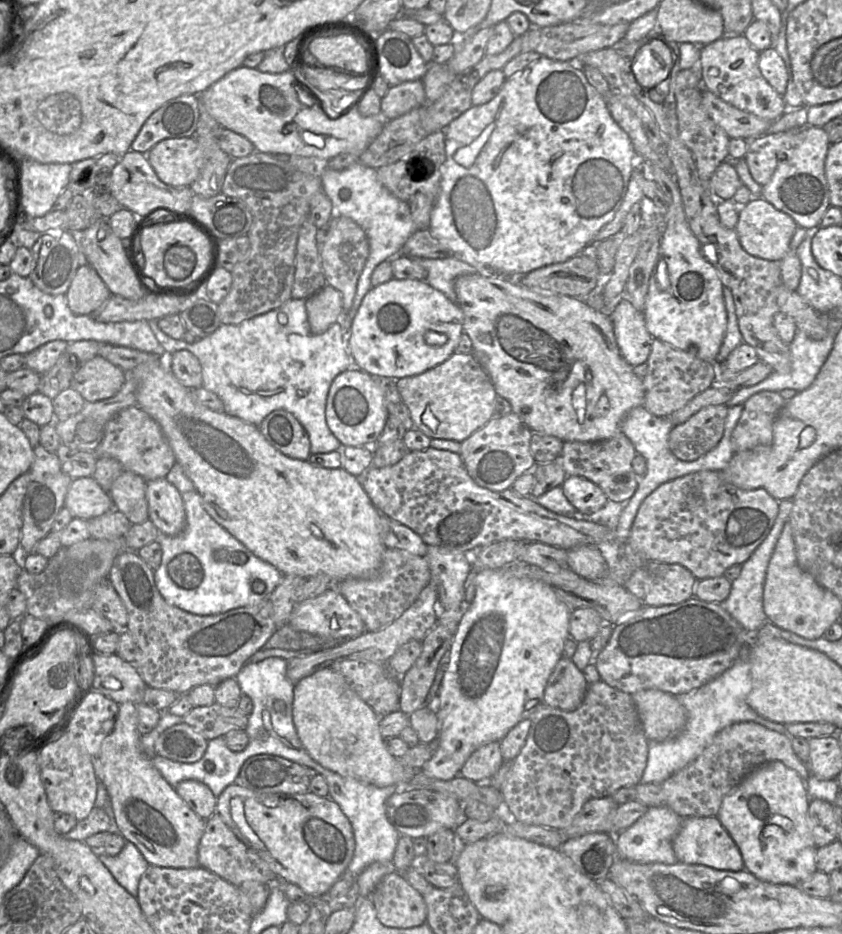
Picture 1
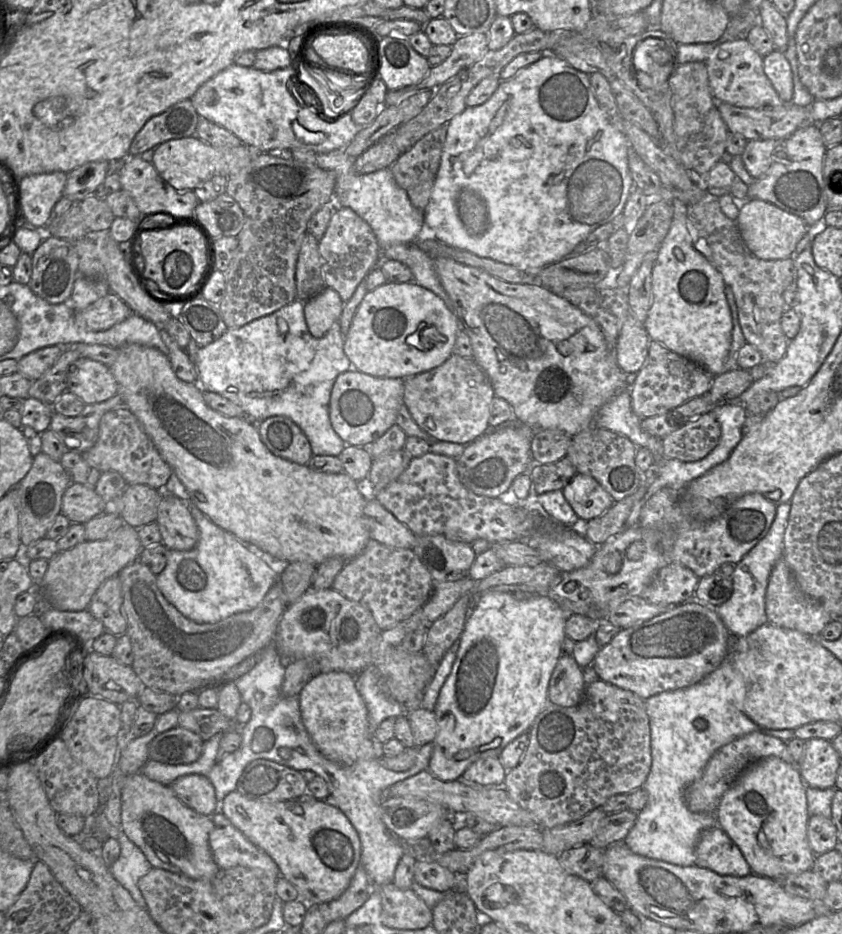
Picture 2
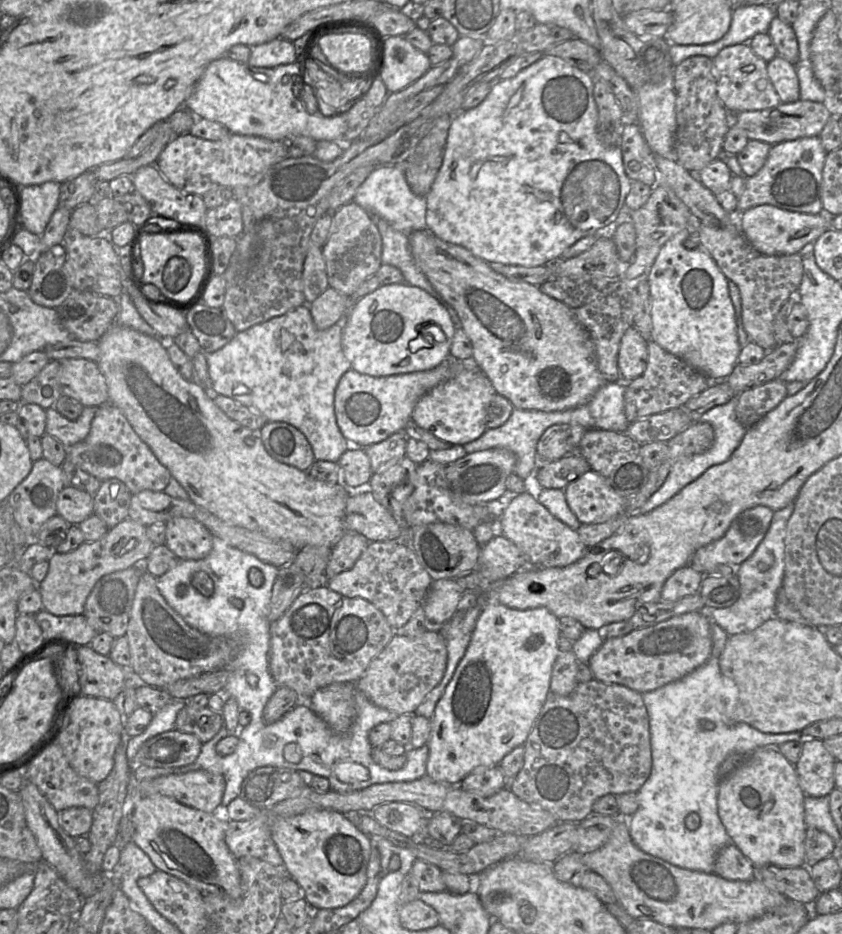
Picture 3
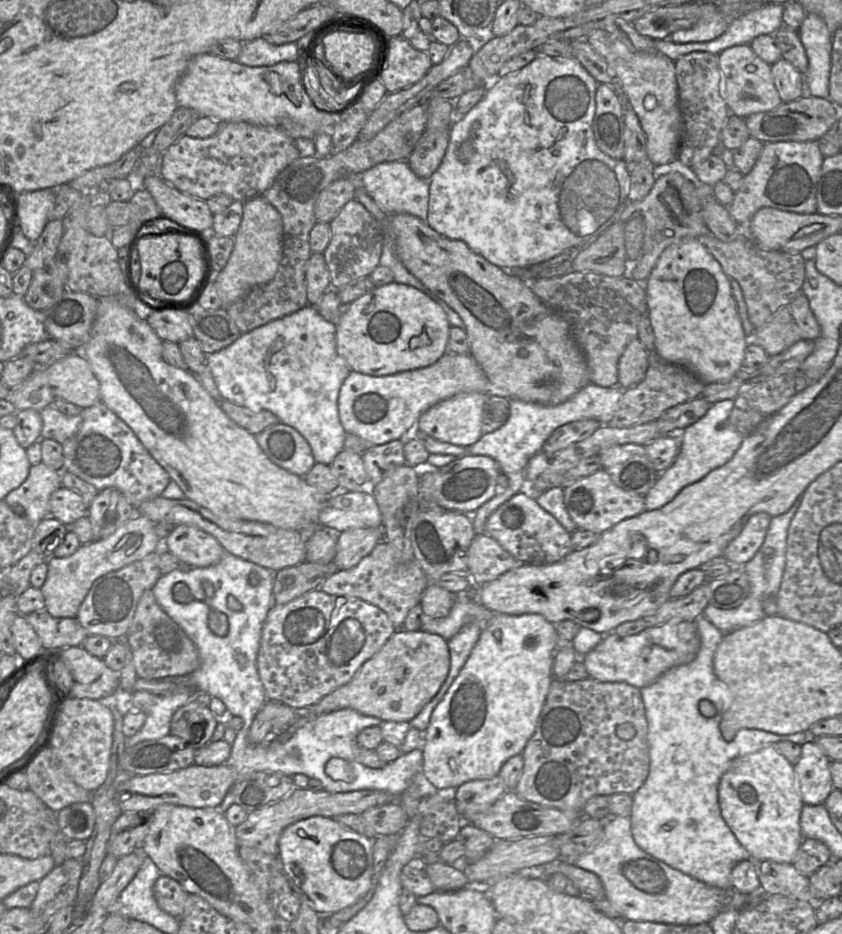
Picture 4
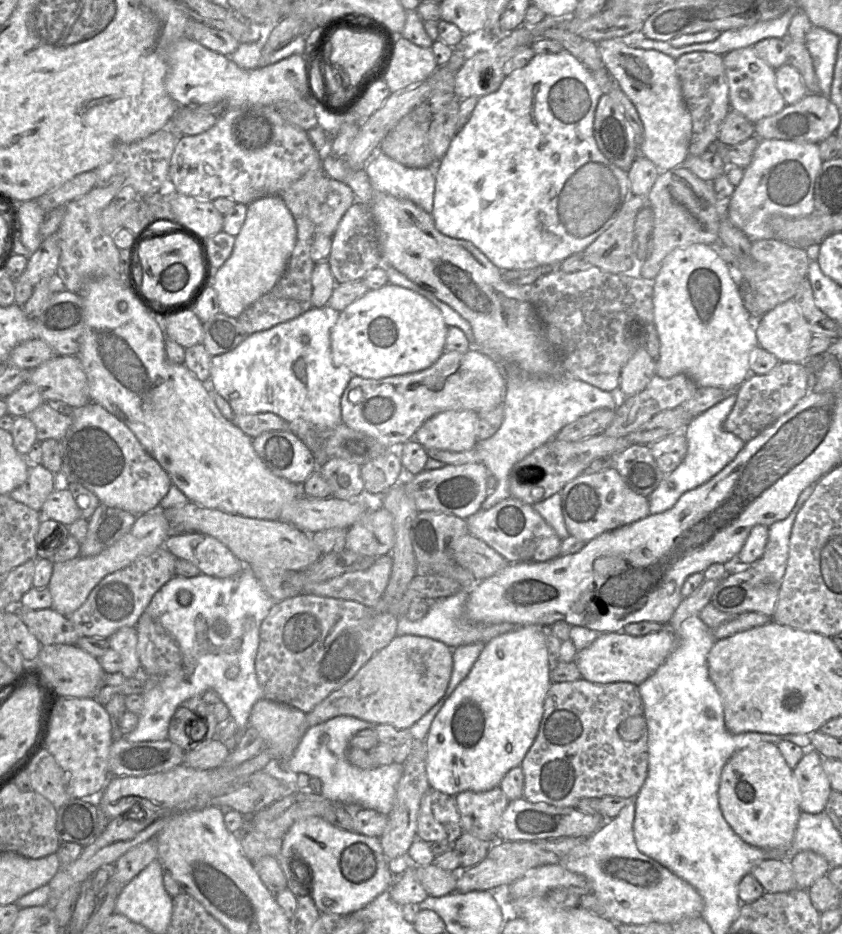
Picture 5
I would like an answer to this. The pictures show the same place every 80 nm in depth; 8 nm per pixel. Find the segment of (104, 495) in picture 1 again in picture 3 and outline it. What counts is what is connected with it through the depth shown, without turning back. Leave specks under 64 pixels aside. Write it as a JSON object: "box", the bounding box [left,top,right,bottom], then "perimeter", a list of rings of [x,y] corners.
{"box":[56,486,93,525],"perimeter":[[[65,486],[58,495],[56,512],[70,525],[78,525],[93,514],[93,498],[83,490]]]}

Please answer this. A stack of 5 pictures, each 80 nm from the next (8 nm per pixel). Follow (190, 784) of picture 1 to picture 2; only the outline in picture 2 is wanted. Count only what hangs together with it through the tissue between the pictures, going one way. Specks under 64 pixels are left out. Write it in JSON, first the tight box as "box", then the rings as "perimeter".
{"box":[170,775,218,817],"perimeter":[[[185,775],[176,779],[170,787],[185,805],[197,813],[211,817],[218,811],[215,788],[206,776]]]}

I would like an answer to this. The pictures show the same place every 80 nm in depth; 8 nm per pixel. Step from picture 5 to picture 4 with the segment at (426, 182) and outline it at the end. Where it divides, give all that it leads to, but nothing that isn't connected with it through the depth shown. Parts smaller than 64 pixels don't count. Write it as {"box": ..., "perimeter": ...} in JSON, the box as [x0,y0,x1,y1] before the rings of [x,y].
{"box":[361,161,429,222],"perimeter":[[[407,161],[383,162],[364,171],[361,176],[364,189],[386,214],[406,213],[427,222],[429,180],[416,176]]]}

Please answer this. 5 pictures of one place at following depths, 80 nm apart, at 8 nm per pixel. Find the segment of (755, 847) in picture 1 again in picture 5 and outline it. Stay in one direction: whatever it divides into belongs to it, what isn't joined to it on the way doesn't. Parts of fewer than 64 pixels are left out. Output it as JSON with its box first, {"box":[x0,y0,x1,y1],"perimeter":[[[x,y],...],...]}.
{"box":[718,744,801,853],"perimeter":[[[762,744],[735,753],[724,766],[718,790],[722,815],[733,831],[747,844],[763,849],[788,853],[801,814],[800,800],[792,787],[793,769],[786,763],[776,744]]]}

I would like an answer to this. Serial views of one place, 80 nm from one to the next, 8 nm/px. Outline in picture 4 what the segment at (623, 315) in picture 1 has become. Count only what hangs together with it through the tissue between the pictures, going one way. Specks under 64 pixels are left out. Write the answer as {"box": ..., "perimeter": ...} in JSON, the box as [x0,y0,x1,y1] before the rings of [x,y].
{"box":[618,338,649,389],"perimeter":[[[639,338],[633,339],[623,351],[618,362],[618,383],[622,389],[641,383],[649,367],[649,352]]]}

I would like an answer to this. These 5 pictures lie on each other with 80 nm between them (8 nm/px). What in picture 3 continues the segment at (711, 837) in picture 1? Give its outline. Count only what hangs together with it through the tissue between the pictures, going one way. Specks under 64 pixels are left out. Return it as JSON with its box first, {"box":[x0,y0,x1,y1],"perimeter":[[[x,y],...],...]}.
{"box":[713,843,756,881],"perimeter":[[[730,843],[718,853],[713,873],[726,880],[750,881],[756,878],[756,870],[738,847]]]}

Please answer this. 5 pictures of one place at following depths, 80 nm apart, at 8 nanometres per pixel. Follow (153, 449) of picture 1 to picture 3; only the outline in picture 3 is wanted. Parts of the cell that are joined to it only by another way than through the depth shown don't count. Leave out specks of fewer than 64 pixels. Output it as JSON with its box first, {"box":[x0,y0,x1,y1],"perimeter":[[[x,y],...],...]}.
{"box":[67,403,171,494],"perimeter":[[[111,403],[97,407],[89,434],[81,442],[67,447],[67,459],[100,481],[119,479],[131,494],[143,490],[163,491],[171,478],[169,470],[141,440],[124,414]]]}

